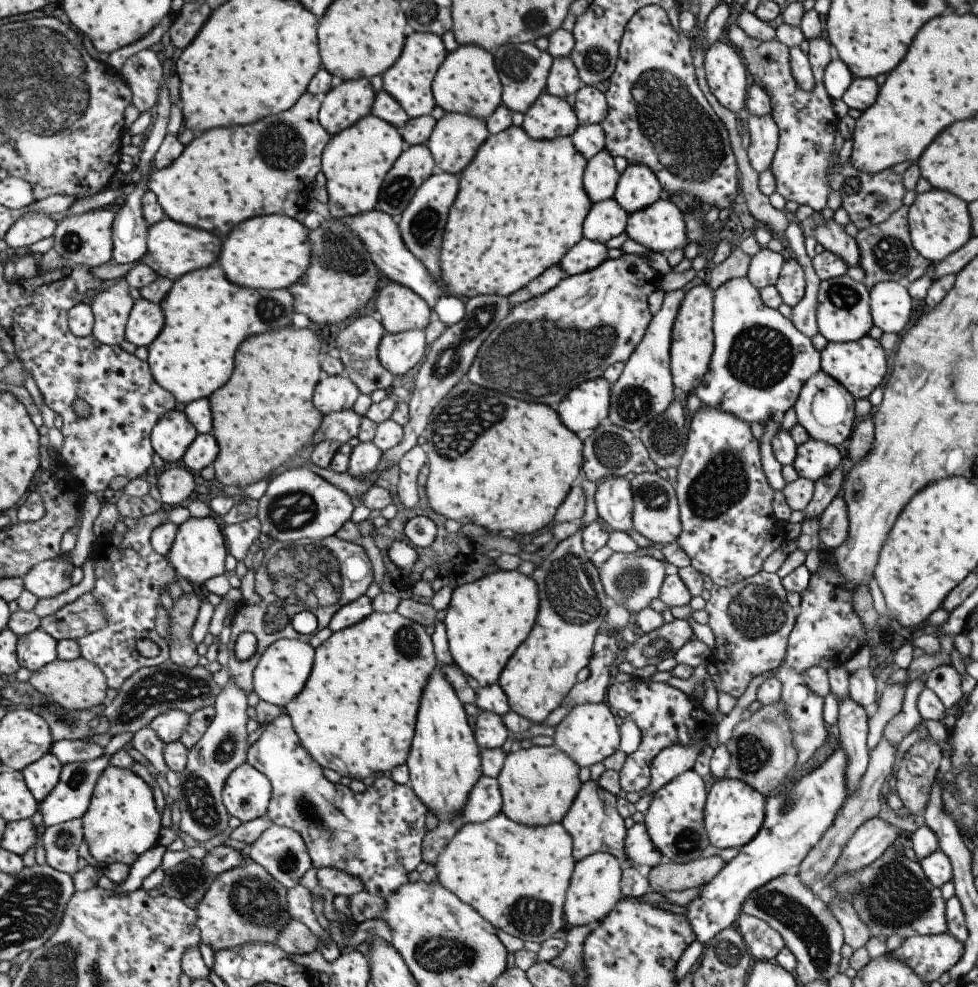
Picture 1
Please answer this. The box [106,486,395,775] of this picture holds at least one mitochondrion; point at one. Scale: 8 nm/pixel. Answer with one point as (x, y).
(298, 582)

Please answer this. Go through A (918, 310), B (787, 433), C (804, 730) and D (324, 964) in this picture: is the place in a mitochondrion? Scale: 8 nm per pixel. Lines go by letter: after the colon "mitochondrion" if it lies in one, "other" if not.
A: other
B: other
C: mitochondrion
D: other

